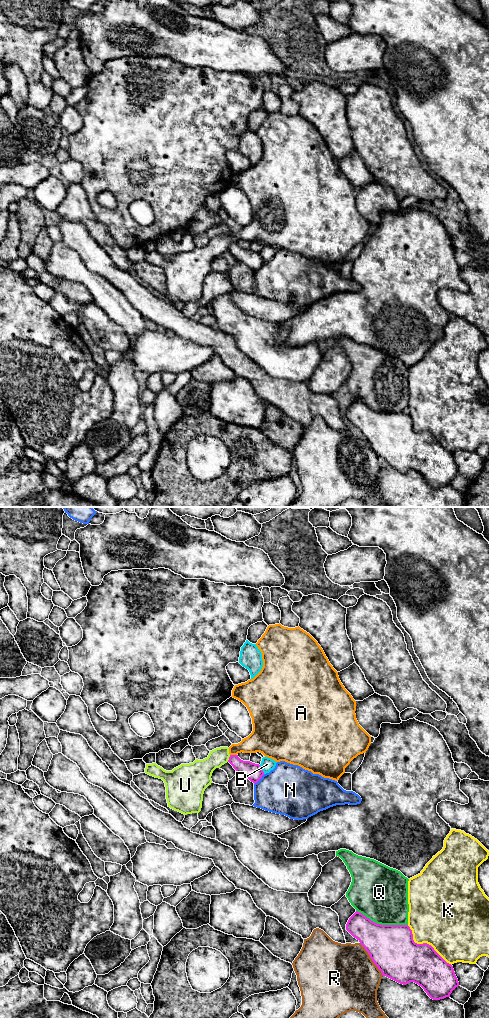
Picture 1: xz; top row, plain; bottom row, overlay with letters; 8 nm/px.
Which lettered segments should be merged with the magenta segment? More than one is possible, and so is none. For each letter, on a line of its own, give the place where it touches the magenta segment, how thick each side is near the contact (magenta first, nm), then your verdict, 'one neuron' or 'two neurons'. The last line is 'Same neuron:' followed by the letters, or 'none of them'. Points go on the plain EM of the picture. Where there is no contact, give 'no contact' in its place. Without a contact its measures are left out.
A: contact xz (233, 243); calibres 140 and 190 nm; two neurons
B: contact xz (261, 257); calibres 140 and 110 nm; two neurons
K: contact xz (425, 431); calibres 360 and 480 nm; two neurons
N: contact xz (259, 267); calibres 140 and 400 nm; two neurons
Q: contact xz (382, 413); calibres 360 and 440 nm; two neurons
R: contact xz (371, 446); calibres 360 and 500 nm; two neurons
U: contact xz (229, 246); calibres 140 and 180 nm; two neurons
Same neuron: none of them

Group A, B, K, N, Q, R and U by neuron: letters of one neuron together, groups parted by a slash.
A U / B / K / N / Q / R

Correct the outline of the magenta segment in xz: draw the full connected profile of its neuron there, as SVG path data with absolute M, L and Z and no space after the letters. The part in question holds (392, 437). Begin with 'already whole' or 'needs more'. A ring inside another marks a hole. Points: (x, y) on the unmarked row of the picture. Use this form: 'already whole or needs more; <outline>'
already whole; M356 399L346 418L365 436L383 464L403 473L414 470L433 488L450 485L459 474L453 454L431 433L415 431L408 413L377 412Z

